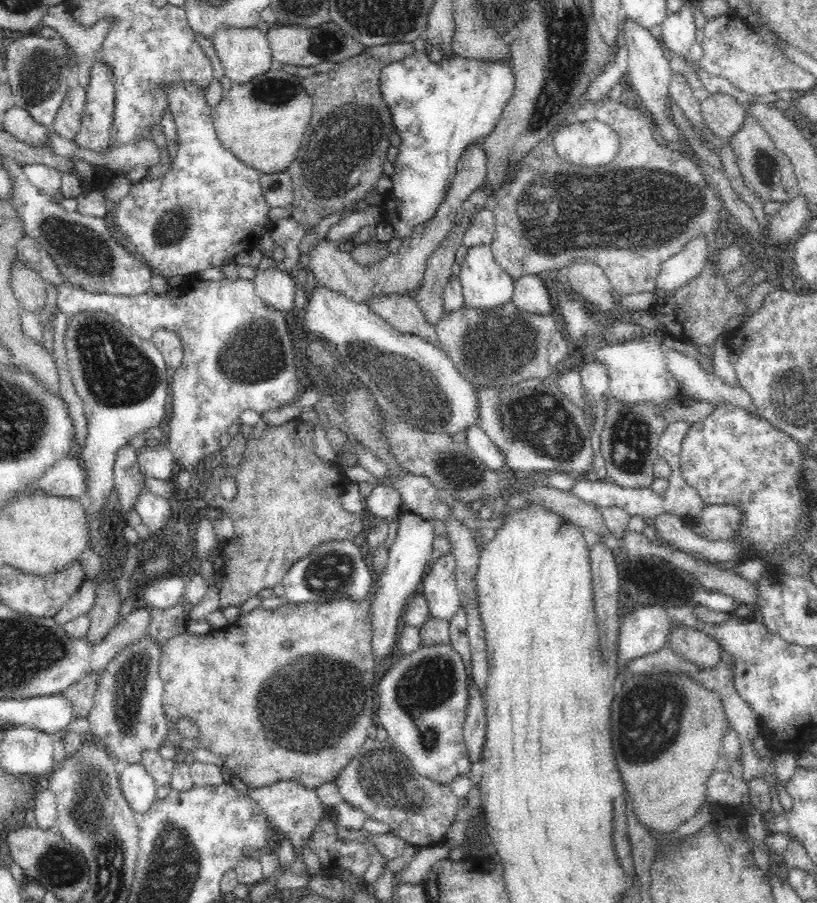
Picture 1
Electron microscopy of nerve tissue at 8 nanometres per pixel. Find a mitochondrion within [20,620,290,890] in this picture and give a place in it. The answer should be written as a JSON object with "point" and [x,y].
{"point":[130,687]}

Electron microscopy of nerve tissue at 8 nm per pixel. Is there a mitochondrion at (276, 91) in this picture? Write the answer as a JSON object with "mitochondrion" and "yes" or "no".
{"mitochondrion":"yes"}

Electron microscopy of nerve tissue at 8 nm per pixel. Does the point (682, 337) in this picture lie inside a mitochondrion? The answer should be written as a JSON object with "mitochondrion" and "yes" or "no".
{"mitochondrion":"no"}

